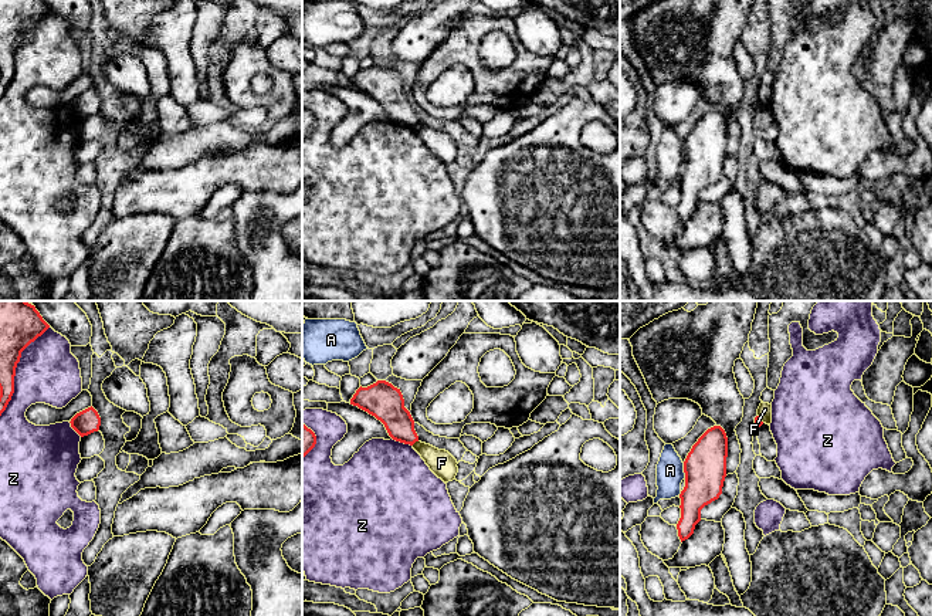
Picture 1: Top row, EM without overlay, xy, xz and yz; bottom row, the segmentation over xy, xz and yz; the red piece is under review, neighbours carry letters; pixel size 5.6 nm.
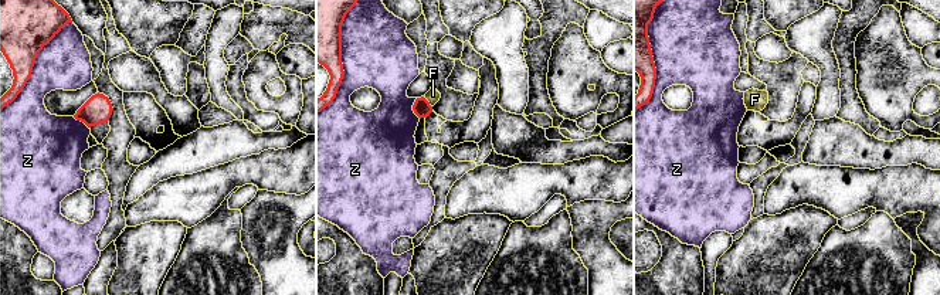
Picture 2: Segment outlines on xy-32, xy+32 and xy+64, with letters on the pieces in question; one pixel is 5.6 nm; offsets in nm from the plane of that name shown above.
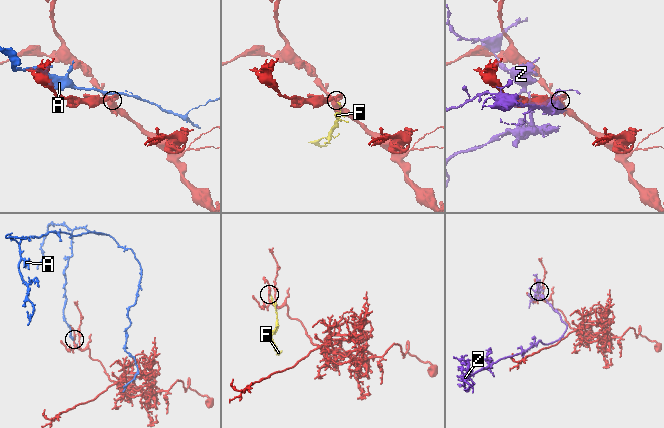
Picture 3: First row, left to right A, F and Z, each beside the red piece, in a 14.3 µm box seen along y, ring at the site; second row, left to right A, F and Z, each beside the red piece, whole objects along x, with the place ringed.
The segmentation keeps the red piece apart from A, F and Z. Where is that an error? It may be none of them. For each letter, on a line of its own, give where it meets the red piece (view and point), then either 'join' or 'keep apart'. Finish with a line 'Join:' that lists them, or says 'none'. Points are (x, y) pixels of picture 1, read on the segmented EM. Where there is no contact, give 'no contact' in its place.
A: contact yz (684, 470); keep apart
F: contact xz (414, 442); keep apart
Z: contact xy (14, 371); keep apart
Join: none

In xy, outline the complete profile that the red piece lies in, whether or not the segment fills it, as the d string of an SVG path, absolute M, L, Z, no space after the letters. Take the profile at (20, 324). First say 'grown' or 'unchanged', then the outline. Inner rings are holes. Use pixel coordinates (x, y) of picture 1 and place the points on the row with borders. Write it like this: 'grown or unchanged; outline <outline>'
unchanged; outline M0 301L0 416L14 393L21 352L50 325L27 301Z

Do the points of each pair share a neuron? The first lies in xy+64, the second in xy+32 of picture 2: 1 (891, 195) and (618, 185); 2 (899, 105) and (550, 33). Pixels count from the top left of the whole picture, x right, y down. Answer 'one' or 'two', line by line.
1: one
2: two

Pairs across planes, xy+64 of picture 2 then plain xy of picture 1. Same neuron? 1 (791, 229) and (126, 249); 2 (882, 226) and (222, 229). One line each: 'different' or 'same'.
1: same
2: same

